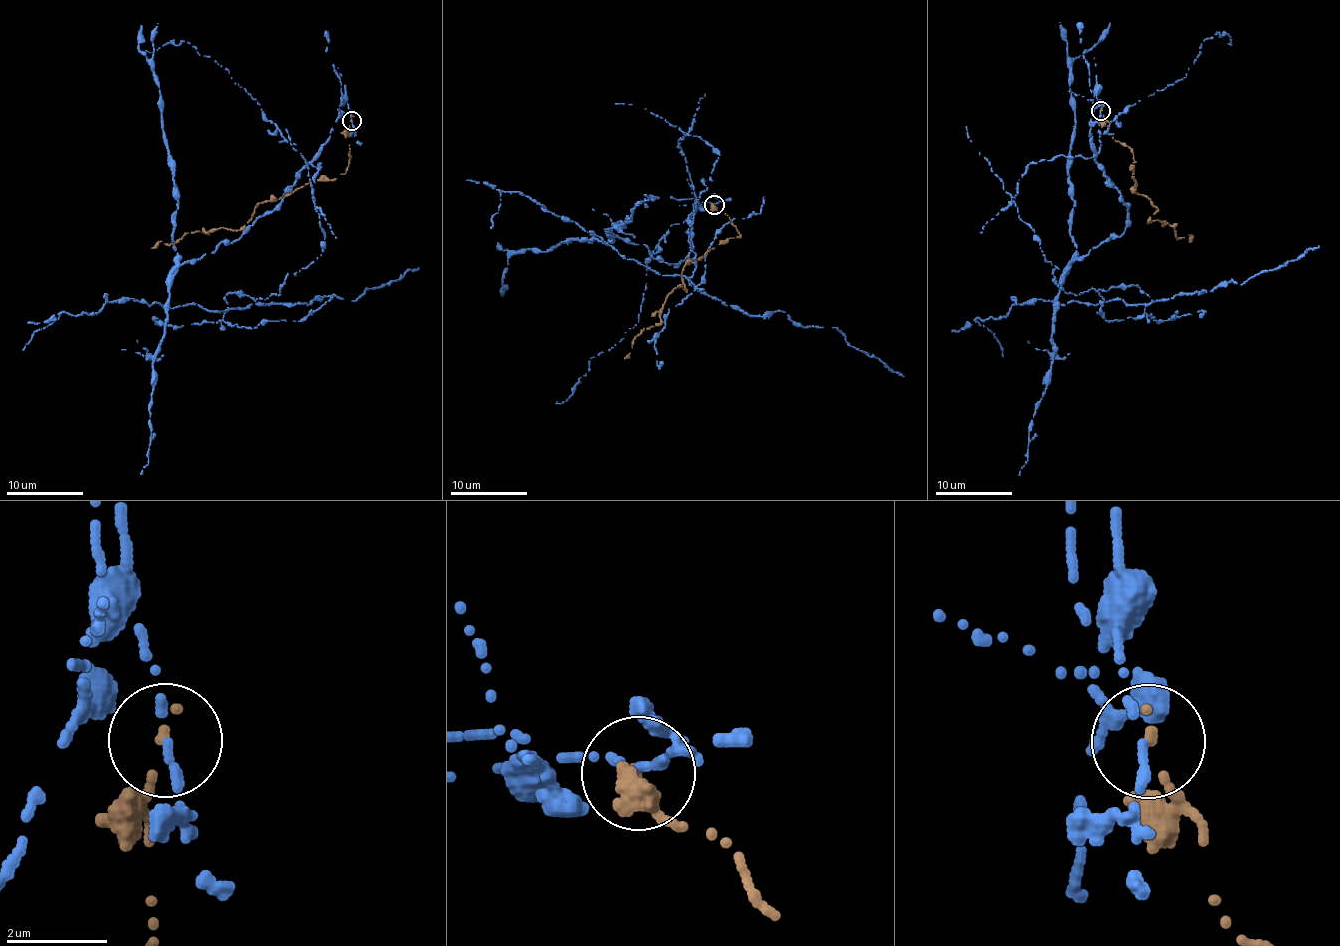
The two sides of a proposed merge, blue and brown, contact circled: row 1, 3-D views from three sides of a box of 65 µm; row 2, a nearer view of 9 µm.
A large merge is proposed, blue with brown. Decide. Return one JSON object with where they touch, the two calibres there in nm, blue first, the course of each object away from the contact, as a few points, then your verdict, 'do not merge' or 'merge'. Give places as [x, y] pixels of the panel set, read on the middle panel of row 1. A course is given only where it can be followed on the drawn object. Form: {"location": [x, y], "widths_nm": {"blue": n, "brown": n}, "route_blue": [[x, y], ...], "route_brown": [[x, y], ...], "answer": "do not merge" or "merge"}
{"location": [714, 204], "widths_nm": {"blue": 240, "brown": 160}, "route_blue": [[714, 203], [695, 212], [685, 132], [720, 155], [689, 228], [698, 290], [518, 191], [499, 191], [491, 227]], "route_brown": [[714, 205], [740, 238], [685, 266], [686, 290], [675, 288], [660, 322], [644, 327], [625, 359]], "answer": "do not merge"}

